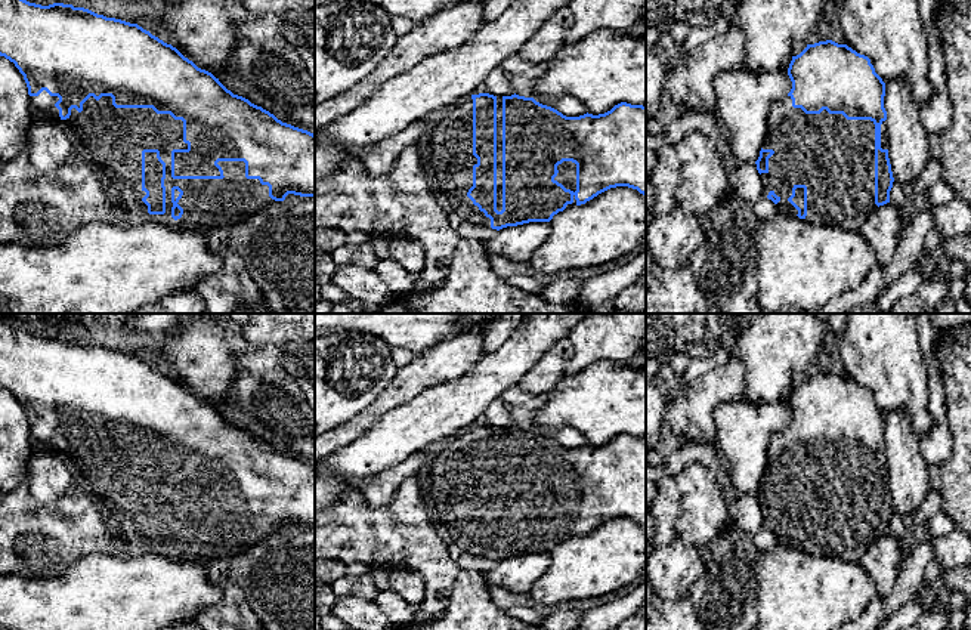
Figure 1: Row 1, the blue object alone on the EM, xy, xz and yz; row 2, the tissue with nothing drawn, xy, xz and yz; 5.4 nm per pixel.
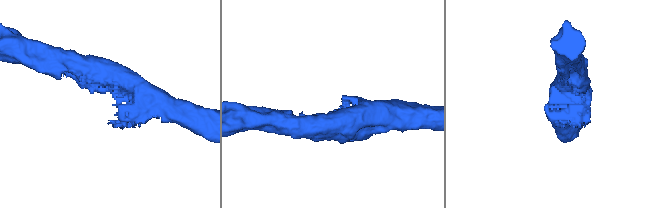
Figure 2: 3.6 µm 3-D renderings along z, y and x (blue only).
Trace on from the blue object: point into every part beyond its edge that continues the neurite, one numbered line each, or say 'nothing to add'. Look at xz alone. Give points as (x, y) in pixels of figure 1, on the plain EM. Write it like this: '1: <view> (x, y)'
1: xz (498, 429)

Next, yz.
1: yz (834, 488)

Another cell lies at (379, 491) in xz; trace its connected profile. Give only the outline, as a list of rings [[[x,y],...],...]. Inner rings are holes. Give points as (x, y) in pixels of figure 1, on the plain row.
[[[433,445],[420,453],[411,454],[402,463],[378,473],[374,479],[364,482],[359,491],[365,495],[369,507],[387,506],[399,485],[411,475],[423,470],[435,457],[440,445]]]

